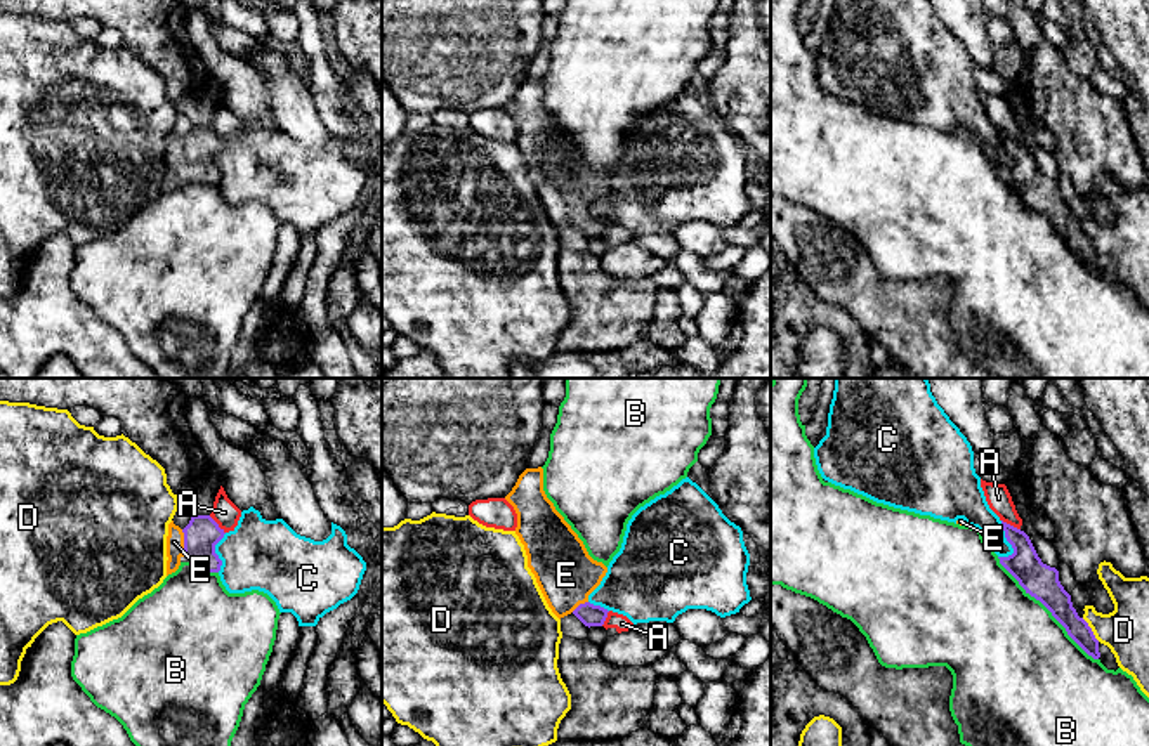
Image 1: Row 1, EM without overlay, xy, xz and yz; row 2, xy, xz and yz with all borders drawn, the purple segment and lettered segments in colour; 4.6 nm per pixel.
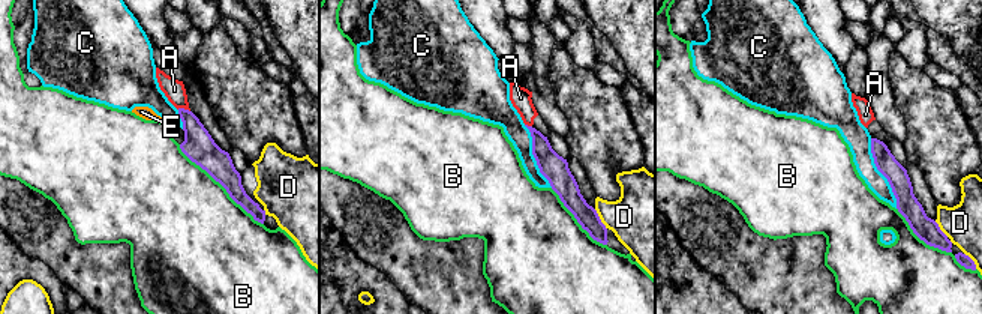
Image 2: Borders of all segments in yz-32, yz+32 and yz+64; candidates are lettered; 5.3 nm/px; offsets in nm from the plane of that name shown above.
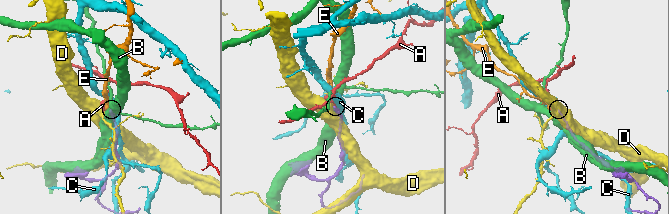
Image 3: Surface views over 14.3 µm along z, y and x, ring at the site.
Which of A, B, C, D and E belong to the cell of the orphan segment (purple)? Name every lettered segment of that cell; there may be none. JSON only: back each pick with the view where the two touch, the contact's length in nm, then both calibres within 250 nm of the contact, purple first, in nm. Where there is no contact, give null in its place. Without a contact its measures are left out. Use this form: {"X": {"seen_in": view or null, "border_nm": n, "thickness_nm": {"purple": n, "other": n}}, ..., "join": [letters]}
{"E": {"seen_in": "xy", "border_nm": 130, "thickness_nm": {"purple": 160, "other": 80}}, "join": ["E"]}

